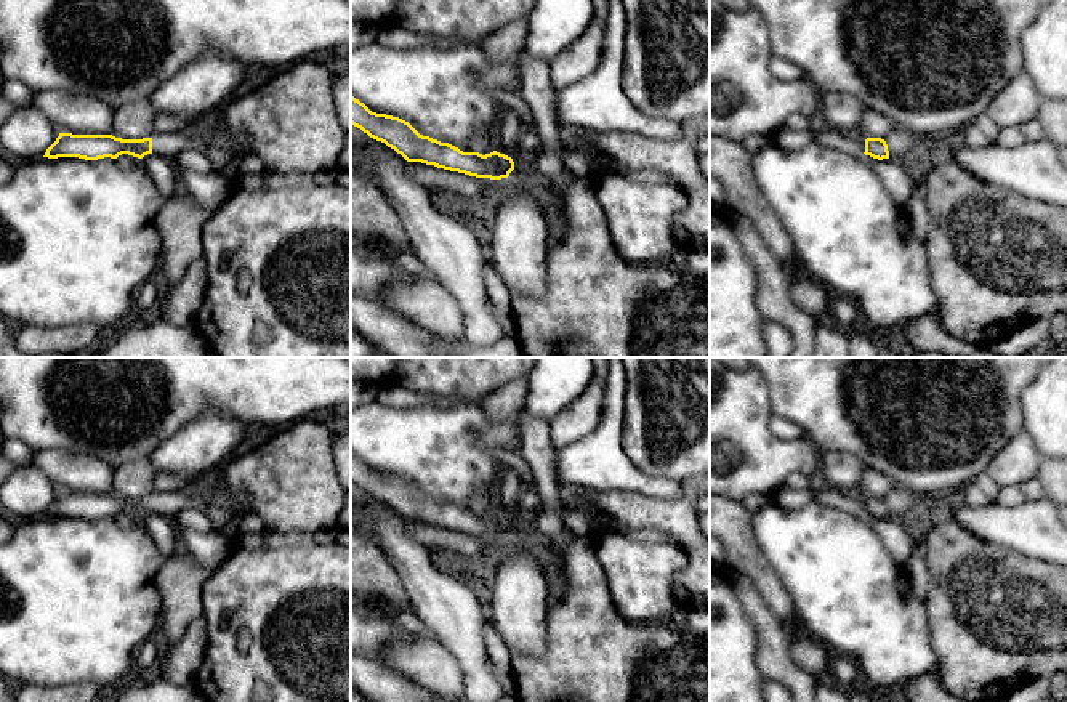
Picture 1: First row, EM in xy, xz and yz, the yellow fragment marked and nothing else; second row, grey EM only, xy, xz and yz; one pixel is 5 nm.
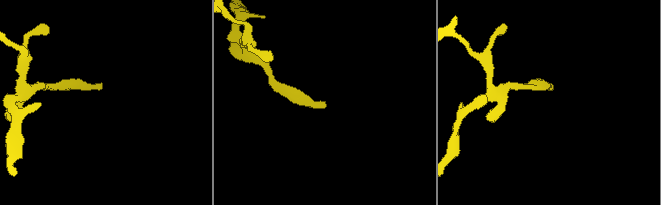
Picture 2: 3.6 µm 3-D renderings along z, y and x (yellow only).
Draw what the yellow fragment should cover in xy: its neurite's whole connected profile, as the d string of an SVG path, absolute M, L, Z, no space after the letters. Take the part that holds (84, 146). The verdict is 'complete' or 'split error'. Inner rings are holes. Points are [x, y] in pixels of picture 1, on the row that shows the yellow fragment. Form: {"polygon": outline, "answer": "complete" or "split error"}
{"polygon": "M192 130L162 133L143 139L122 139L112 135L59 133L43 157L79 157L85 160L98 160L104 157L117 159L122 154L128 154L143 159L154 152L175 160L183 149L203 151L205 147L207 143Z", "answer": "split error"}

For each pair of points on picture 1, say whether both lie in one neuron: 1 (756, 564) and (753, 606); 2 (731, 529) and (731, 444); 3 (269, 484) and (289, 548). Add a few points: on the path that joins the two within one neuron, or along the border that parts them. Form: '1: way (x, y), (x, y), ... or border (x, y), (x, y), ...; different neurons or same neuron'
1: border (728, 571), (742, 574), (776, 619); different neurons
2: border (726, 496), (739, 500); different neurons
3: border (266, 528), (279, 531), (321, 531); different neurons

